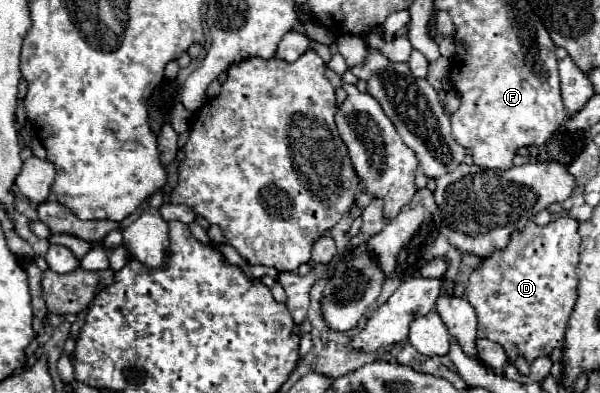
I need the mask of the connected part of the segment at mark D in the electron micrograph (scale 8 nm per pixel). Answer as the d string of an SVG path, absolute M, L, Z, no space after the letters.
M557 216L545 226L527 222L523 230L511 232L511 240L503 250L491 252L471 272L467 282L467 300L475 308L479 318L477 336L501 344L509 364L515 364L519 356L523 356L529 364L533 364L535 358L549 356L551 350L563 348L565 326L577 300L577 264L581 242L577 228L579 222L569 216Z

